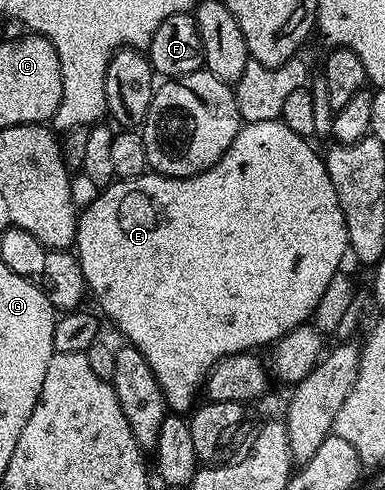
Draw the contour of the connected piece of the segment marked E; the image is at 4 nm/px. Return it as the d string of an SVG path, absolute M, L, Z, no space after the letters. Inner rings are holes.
M280 118L255 121L254 123L246 122L241 128L241 132L235 137L235 141L231 141L231 145L227 149L227 153L223 153L223 157L215 165L211 165L211 169L207 169L198 175L192 175L186 179L172 179L166 175L159 175L156 173L146 173L143 175L136 175L133 179L117 179L104 188L97 196L90 201L85 207L85 212L82 210L77 216L77 236L75 242L75 254L79 265L83 269L83 277L85 278L86 288L97 298L99 306L105 310L105 315L126 335L128 342L139 349L139 353L143 353L147 357L147 363L151 365L151 369L155 373L155 377L161 386L161 392L165 398L166 408L173 413L189 413L194 410L195 402L193 398L196 397L197 391L199 395L199 388L204 384L208 374L213 370L213 365L224 359L227 355L238 355L240 351L252 352L254 349L261 349L257 347L268 348L270 345L282 339L285 334L292 331L294 327L300 327L308 324L314 318L314 311L320 303L320 298L327 290L327 285L330 284L331 279L338 272L342 270L345 255L350 254L349 238L347 237L347 225L343 221L343 209L339 205L339 197L335 193L335 185L331 185L331 177L325 168L325 160L317 151L312 147L310 140L304 135L295 133L295 129L289 129L285 123L282 123Z

